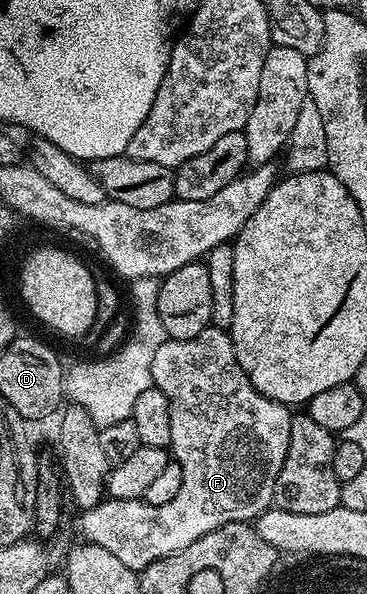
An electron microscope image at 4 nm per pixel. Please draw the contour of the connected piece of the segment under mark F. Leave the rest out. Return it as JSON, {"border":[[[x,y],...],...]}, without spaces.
{"border":[[[211,327],[200,331],[200,335],[187,341],[163,340],[161,347],[156,351],[156,359],[152,359],[152,379],[154,380],[153,388],[164,391],[164,395],[168,395],[168,407],[172,407],[172,439],[169,448],[172,450],[173,460],[180,463],[180,471],[184,471],[184,483],[180,483],[180,492],[176,495],[176,499],[172,499],[172,503],[164,503],[163,505],[150,505],[145,499],[136,501],[103,499],[96,507],[85,510],[81,514],[82,518],[78,521],[83,535],[86,536],[83,538],[89,544],[104,547],[104,551],[112,551],[112,555],[116,555],[116,559],[120,559],[120,563],[124,563],[124,567],[135,571],[146,569],[156,559],[167,557],[188,547],[188,543],[196,543],[196,539],[200,539],[200,535],[208,535],[208,531],[216,531],[216,527],[224,527],[224,523],[253,522],[264,510],[271,508],[274,505],[276,475],[280,475],[280,467],[284,467],[284,459],[288,455],[290,418],[292,416],[291,406],[281,405],[279,401],[268,399],[252,387],[248,375],[244,375],[244,367],[240,367],[240,363],[236,359],[234,344],[229,332],[225,329]]]}

